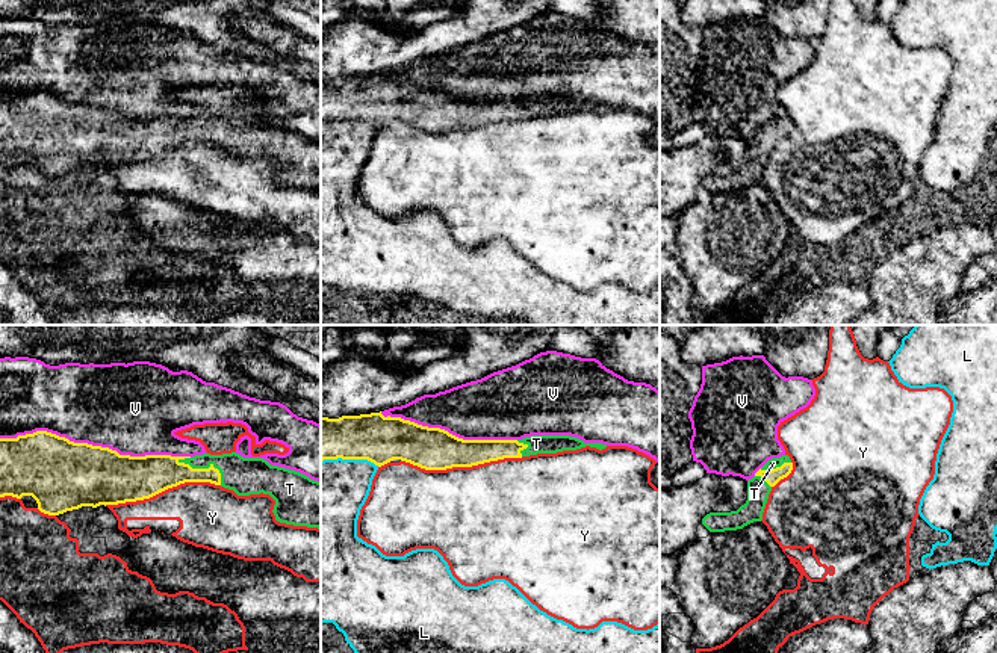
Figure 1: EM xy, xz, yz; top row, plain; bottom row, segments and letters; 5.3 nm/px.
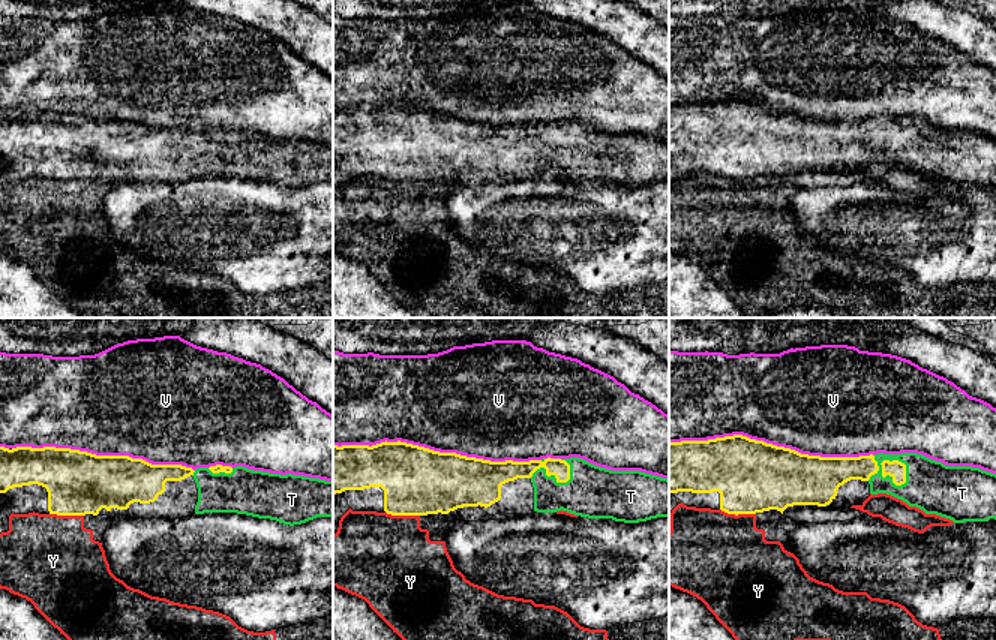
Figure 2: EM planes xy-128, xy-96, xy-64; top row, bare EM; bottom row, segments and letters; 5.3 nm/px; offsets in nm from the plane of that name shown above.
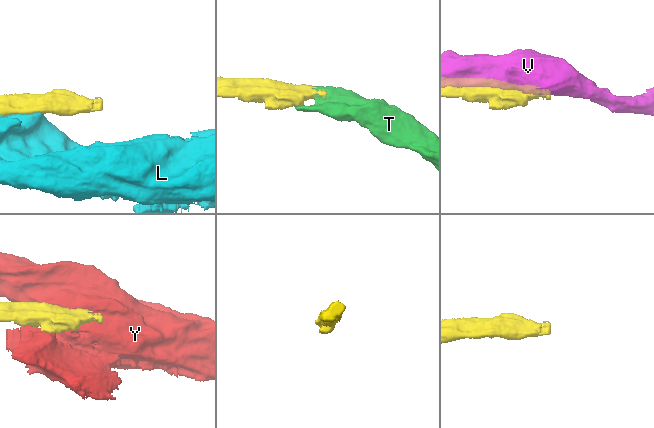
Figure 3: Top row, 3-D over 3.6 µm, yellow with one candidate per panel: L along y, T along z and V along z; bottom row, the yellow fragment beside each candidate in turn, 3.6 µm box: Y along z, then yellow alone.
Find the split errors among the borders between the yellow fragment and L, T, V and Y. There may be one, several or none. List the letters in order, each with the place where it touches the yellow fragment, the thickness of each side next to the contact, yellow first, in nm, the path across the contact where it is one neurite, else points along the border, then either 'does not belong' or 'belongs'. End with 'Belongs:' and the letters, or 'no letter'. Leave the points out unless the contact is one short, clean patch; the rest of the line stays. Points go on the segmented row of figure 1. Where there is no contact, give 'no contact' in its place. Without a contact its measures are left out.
L: meets yellow in xz at (350, 458); 260 nm thick on the yellow side, 400 nm on the other; does not belong
T: meets yellow in xy at (204, 469); 190 nm thick on the yellow side, 200 nm on the other; belongs
V: meets yellow in xy at (96, 446); 380 nm thick on the yellow side, 460 nm on the other; does not belong
Y: meets yellow in xz at (462, 466); 220 nm thick on the yellow side, 500 nm on the other; does not belong
Belongs: T

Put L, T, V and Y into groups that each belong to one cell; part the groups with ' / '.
L / T / V / Y

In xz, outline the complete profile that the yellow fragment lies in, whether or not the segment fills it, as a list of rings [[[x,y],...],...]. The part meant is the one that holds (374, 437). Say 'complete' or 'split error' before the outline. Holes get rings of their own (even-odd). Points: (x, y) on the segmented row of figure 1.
split error; [[[380,413],[342,416],[328,419],[321,416],[321,461],[324,460],[368,460],[381,467],[401,460],[425,470],[446,470],[472,467],[504,458],[522,458],[537,453],[557,453],[581,447],[605,449],[602,443],[584,443],[570,435],[531,435],[522,440],[463,440],[445,429],[428,428],[401,417],[384,417]]]

